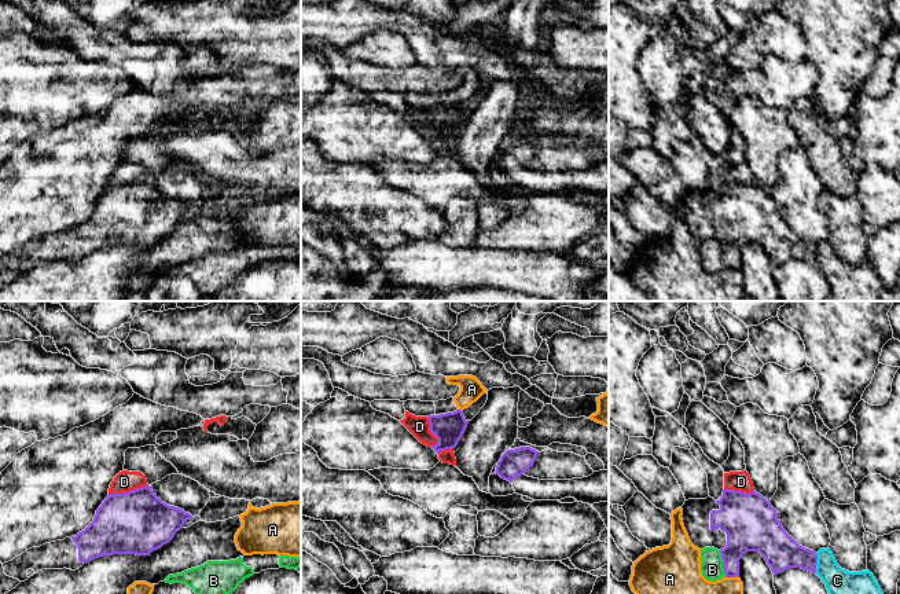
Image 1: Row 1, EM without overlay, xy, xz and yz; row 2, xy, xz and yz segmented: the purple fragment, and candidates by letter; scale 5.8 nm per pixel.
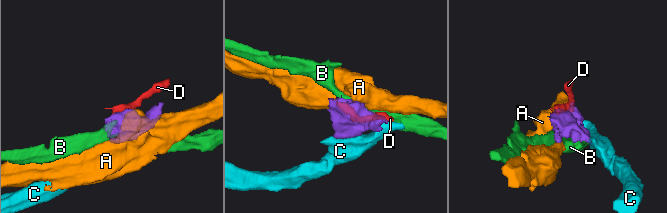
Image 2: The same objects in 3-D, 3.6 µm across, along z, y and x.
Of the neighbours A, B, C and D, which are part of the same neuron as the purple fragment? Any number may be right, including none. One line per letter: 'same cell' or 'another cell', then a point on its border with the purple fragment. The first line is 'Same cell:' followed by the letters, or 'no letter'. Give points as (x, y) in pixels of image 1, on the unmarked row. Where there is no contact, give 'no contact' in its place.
Same cell: no letter
A: another cell | yz (731, 268)
B: another cell | yz (723, 255)
C: another cell | yz (816, 255)
D: another cell | xy (129, 183)

